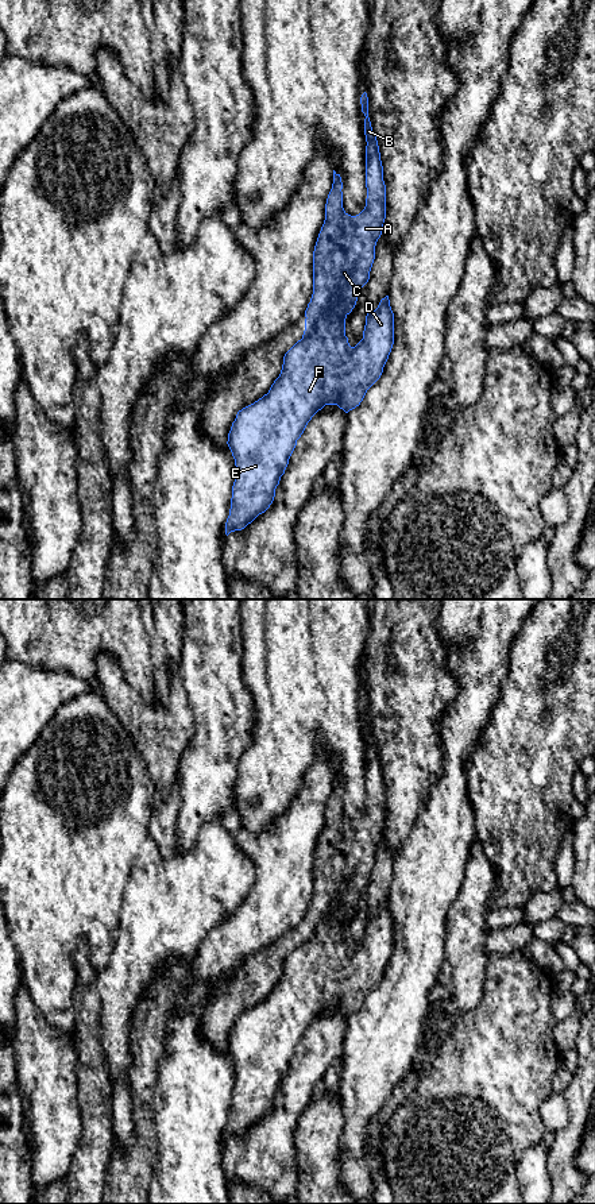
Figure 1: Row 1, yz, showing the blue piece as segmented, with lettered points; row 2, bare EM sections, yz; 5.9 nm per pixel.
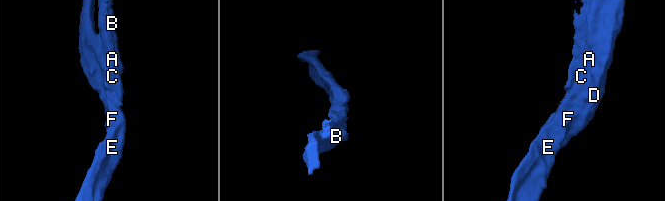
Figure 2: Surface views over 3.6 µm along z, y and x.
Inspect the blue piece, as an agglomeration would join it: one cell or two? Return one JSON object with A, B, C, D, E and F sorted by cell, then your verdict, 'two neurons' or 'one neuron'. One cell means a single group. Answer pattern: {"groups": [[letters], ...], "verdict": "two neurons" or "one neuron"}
{"groups": [["A", "B", "C"], ["D", "E", "F"]], "verdict": "two neurons"}

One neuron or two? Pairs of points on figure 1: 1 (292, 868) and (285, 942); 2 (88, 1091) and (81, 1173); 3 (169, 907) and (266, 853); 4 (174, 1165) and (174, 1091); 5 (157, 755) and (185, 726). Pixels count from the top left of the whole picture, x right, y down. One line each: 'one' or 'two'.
1: two
2: one
3: two
4: one
5: one

